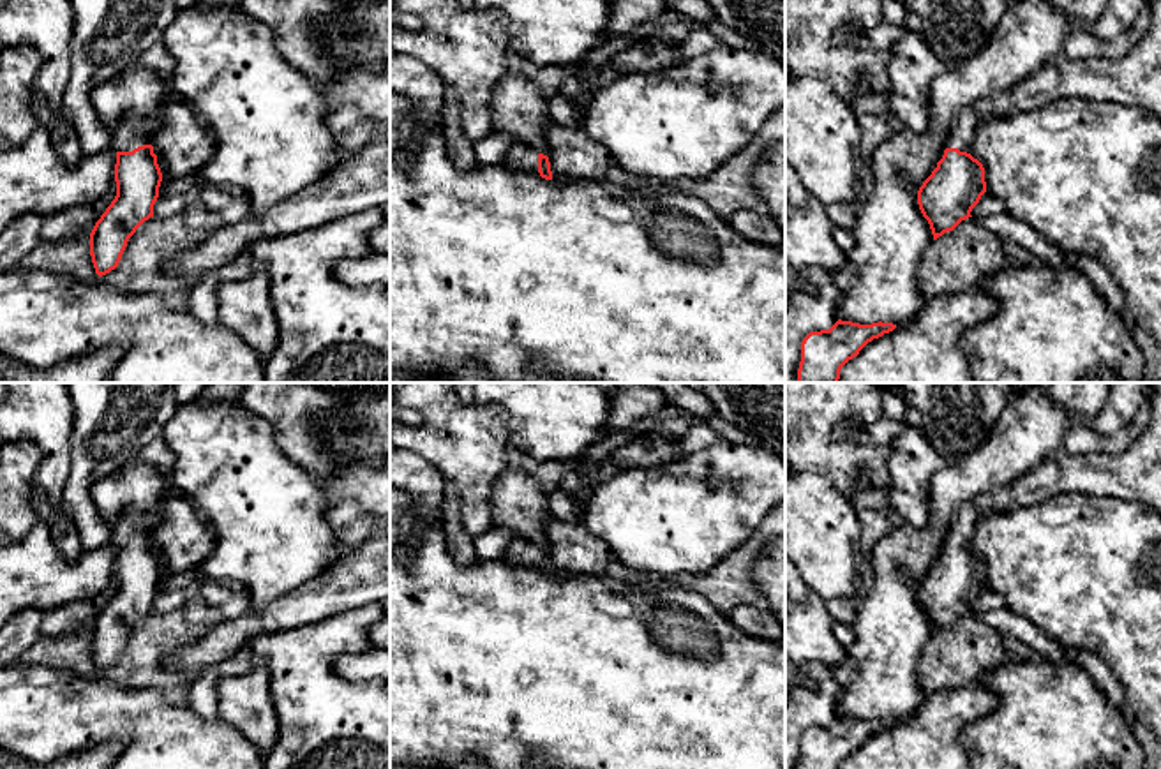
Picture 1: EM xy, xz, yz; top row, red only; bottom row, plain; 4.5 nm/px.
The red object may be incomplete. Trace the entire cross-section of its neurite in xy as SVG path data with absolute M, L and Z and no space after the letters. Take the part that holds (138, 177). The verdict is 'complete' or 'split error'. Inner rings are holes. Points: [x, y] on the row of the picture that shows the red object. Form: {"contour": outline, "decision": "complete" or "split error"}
{"contour": "M161 113L127 116L111 131L116 196L90 233L90 256L99 277L118 266L129 238L154 217L162 173L152 141L161 123Z", "decision": "split error"}

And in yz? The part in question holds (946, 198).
{"contour": "M1150 0L1149 21L1140 44L1119 60L1048 62L1009 92L955 113L948 148L918 190L933 240L972 217L972 208L986 192L985 168L969 153L983 122L1036 111L1066 97L1133 106L1161 120L1161 0Z", "decision": "split error"}

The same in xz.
{"contour": "M513 145L508 150L506 162L513 169L521 169L545 180L558 178L554 169L551 168L549 157L531 150L529 146Z", "decision": "split error"}

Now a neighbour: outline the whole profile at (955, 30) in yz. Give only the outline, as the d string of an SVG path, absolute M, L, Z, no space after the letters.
M905 0L921 18L923 39L948 67L986 44L1011 0Z

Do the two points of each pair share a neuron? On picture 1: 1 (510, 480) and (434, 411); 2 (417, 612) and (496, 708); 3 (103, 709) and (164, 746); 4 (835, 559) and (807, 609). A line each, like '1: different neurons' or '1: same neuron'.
1: different neurons
2: same neuron
3: same neuron
4: different neurons

